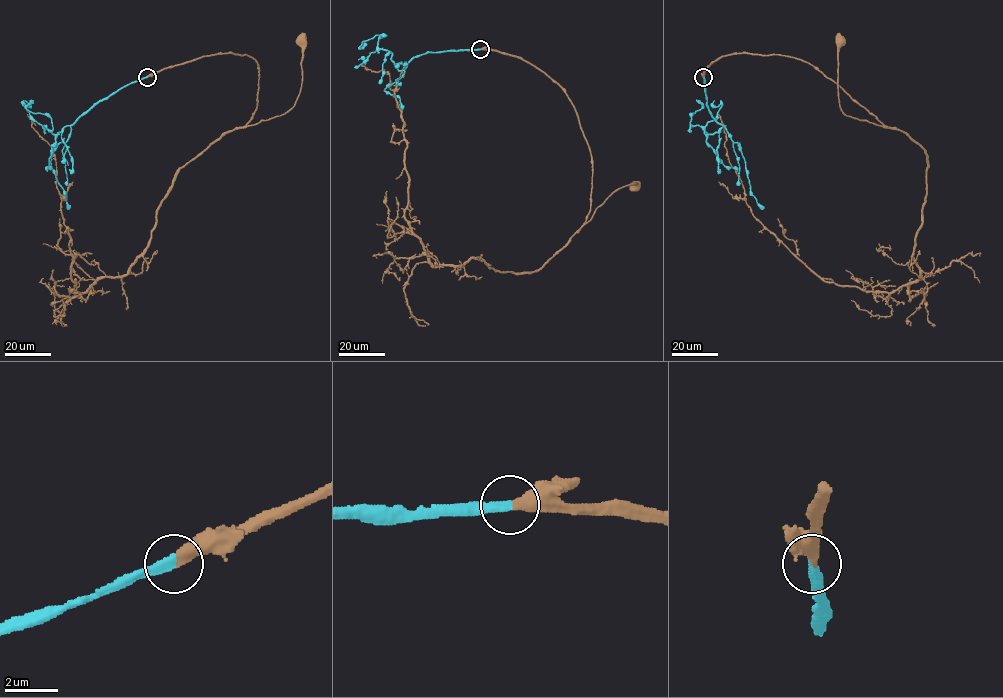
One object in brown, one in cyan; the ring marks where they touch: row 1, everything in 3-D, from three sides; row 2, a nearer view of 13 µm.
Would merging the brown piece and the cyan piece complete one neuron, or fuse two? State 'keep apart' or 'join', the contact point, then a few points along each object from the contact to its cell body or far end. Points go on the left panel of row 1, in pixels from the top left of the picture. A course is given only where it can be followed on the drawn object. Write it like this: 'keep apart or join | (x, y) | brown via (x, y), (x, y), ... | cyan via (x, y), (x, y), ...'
join | (147, 77) | brown via (147, 77), (207, 56), (246, 54), (258, 67), (257, 106), (246, 125), (254, 125), (294, 105), (302, 41) | cyan via (147, 77), (93, 105), (58, 134), (44, 125), (51, 130), (51, 119), (26, 107), (31, 99)

